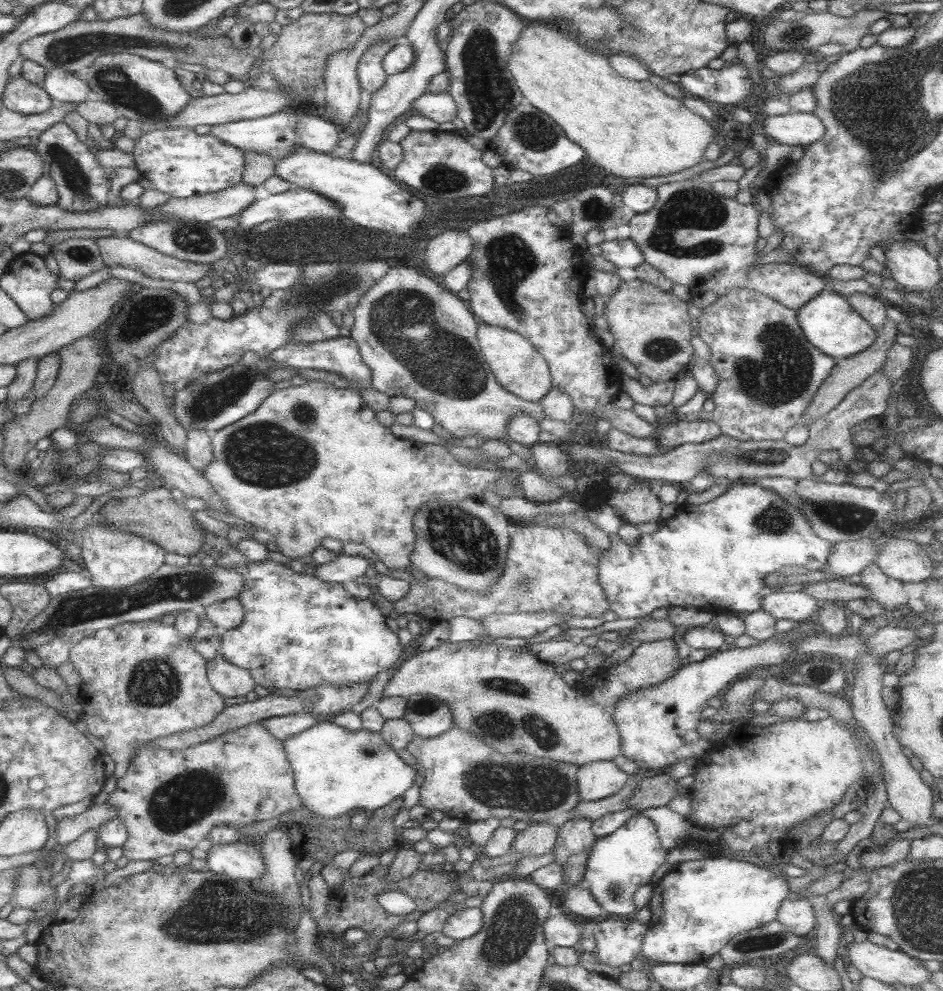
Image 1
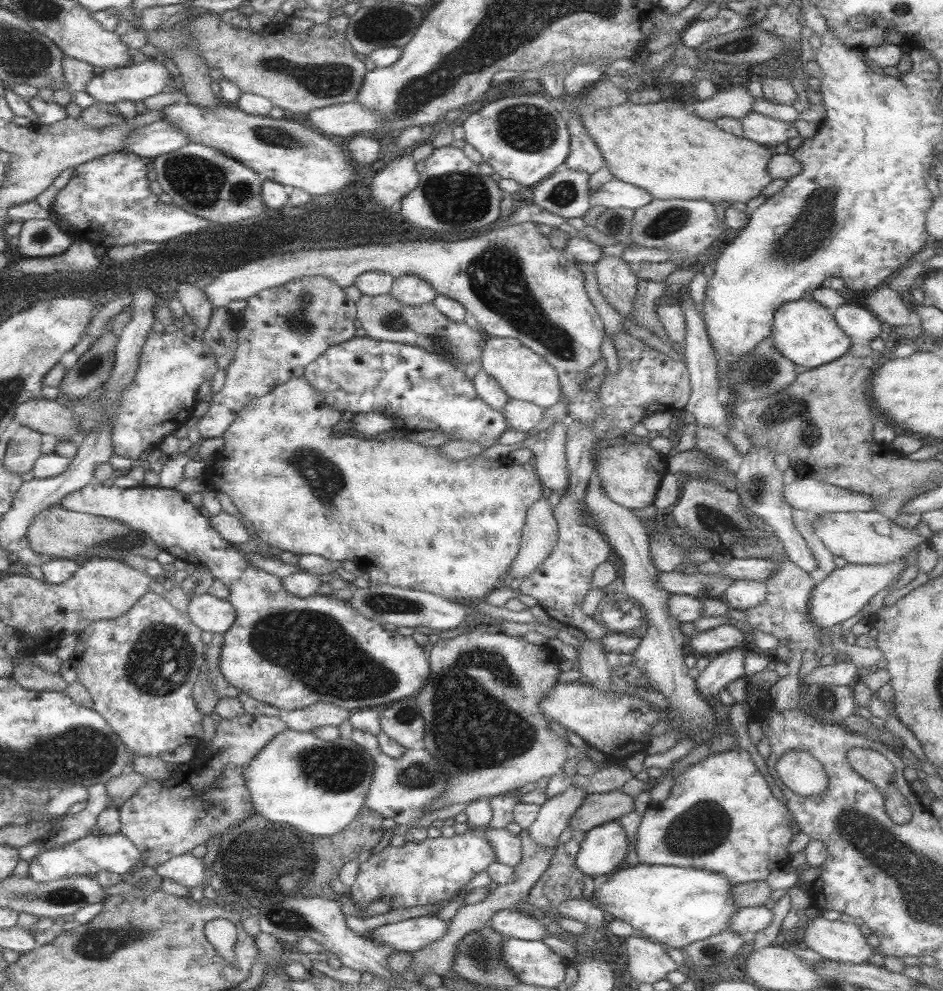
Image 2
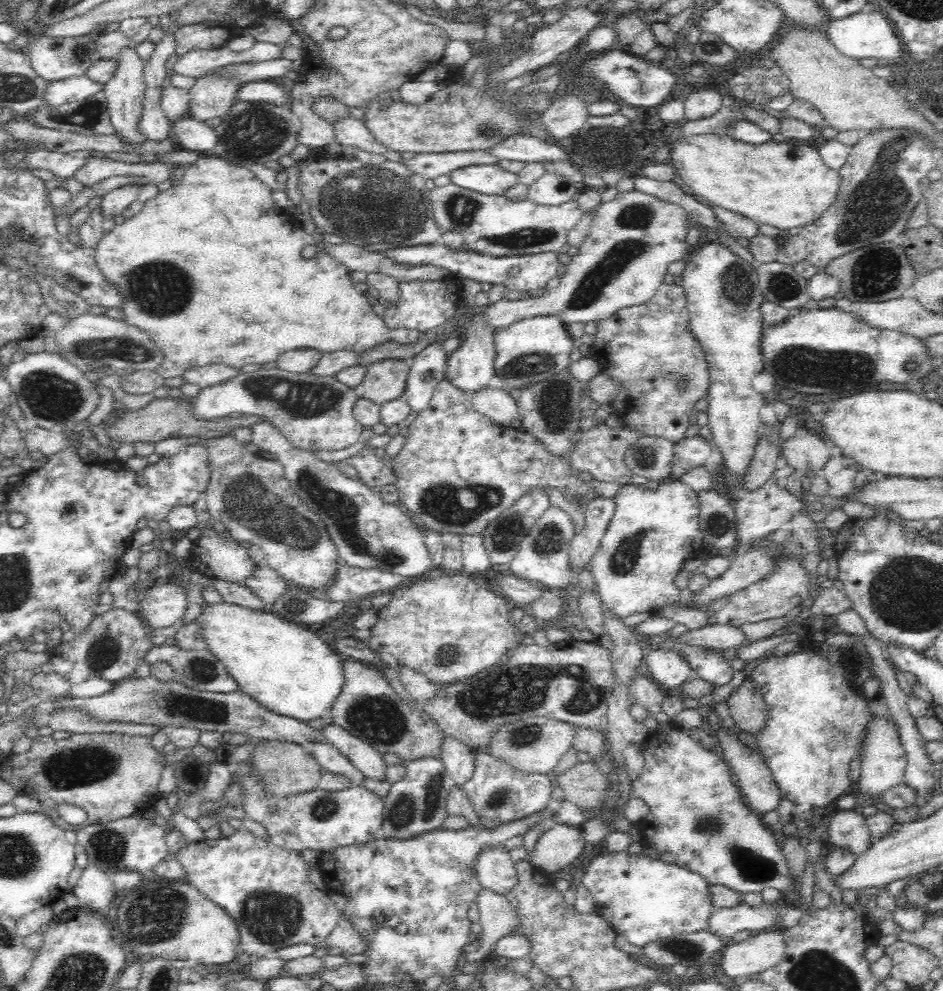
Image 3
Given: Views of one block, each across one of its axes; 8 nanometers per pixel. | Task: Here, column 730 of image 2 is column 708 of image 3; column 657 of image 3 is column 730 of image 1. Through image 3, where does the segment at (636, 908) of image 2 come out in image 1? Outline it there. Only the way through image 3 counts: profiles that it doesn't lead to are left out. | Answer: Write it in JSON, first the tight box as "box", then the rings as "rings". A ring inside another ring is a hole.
{"box":[639,856,791,964],"rings":[[[703,856],[703,860],[675,864],[653,886],[647,904],[651,920],[647,922],[639,958],[645,958],[647,964],[705,964],[733,936],[775,920],[777,910],[787,898],[791,898],[791,892],[783,876],[775,876],[749,862]]]}

